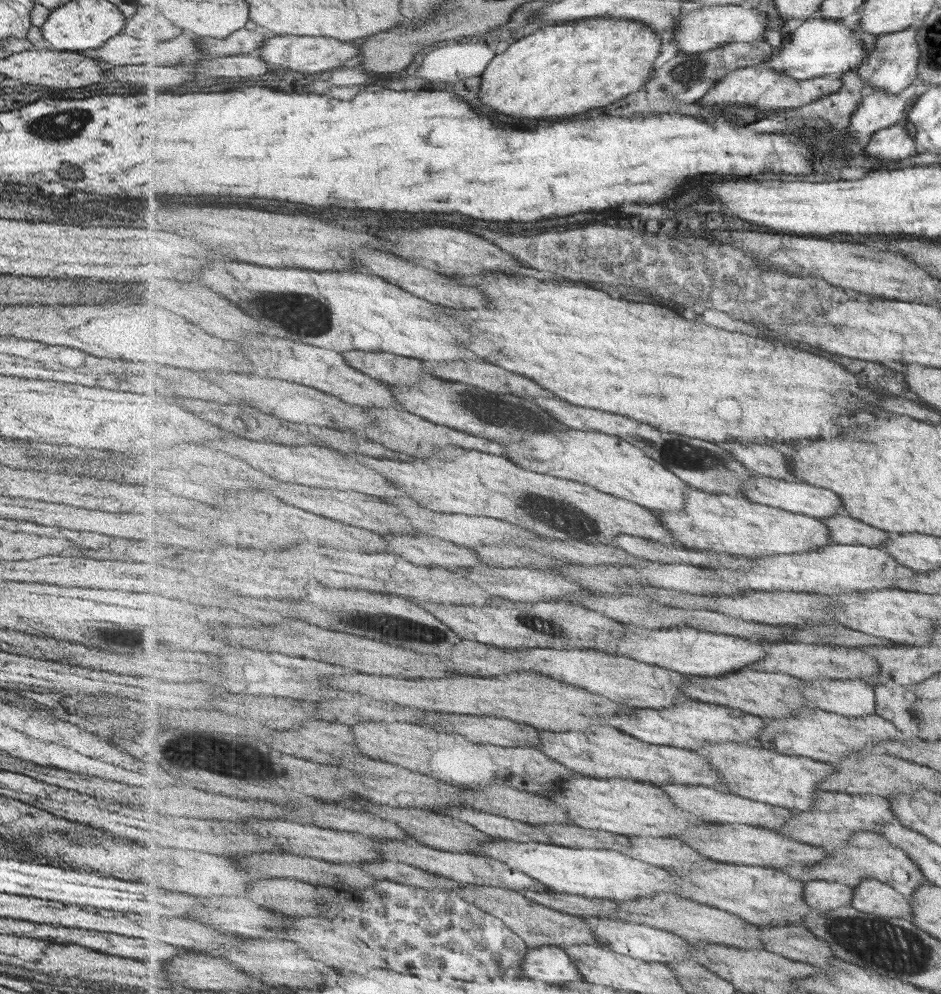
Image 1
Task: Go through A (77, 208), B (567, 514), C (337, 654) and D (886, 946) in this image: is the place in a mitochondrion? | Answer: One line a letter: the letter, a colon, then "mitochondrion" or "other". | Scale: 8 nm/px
A: other
B: mitochondrion
C: other
D: mitochondrion

